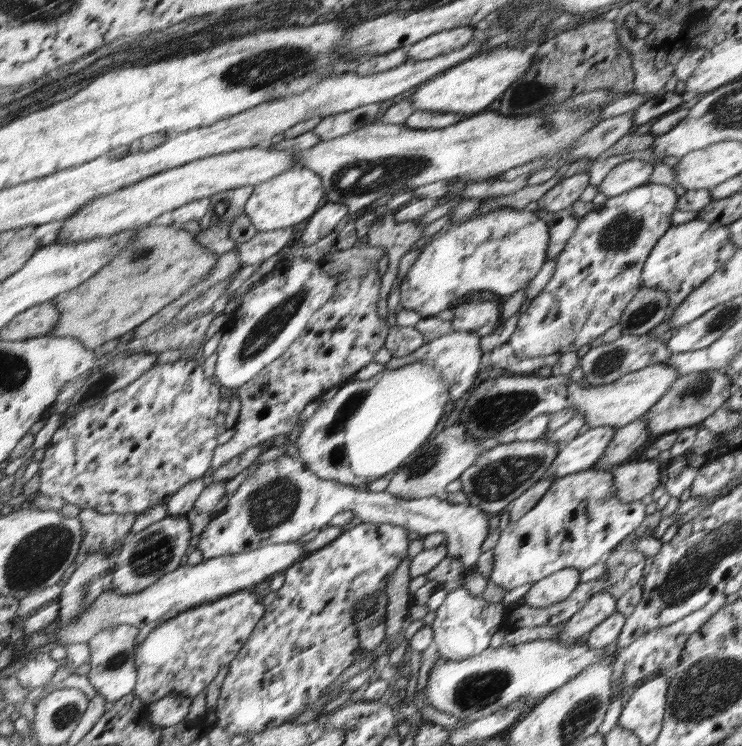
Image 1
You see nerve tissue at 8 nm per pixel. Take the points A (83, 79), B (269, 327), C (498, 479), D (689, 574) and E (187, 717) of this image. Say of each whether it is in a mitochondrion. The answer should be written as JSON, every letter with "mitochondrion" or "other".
{"A":"other","B":"mitochondrion","C":"mitochondrion","D":"mitochondrion","E":"other"}

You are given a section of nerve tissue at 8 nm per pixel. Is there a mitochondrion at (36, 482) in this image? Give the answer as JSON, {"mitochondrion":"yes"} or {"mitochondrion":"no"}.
{"mitochondrion":"no"}

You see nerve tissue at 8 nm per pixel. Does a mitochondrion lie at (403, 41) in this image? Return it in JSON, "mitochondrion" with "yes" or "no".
{"mitochondrion":"no"}

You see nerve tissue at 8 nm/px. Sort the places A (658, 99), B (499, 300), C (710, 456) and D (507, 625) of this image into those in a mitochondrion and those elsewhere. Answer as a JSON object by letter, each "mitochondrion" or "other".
{"A":"other","B":"other","C":"other","D":"other"}

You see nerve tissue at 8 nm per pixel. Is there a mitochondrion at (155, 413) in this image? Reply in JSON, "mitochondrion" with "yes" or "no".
{"mitochondrion":"no"}

